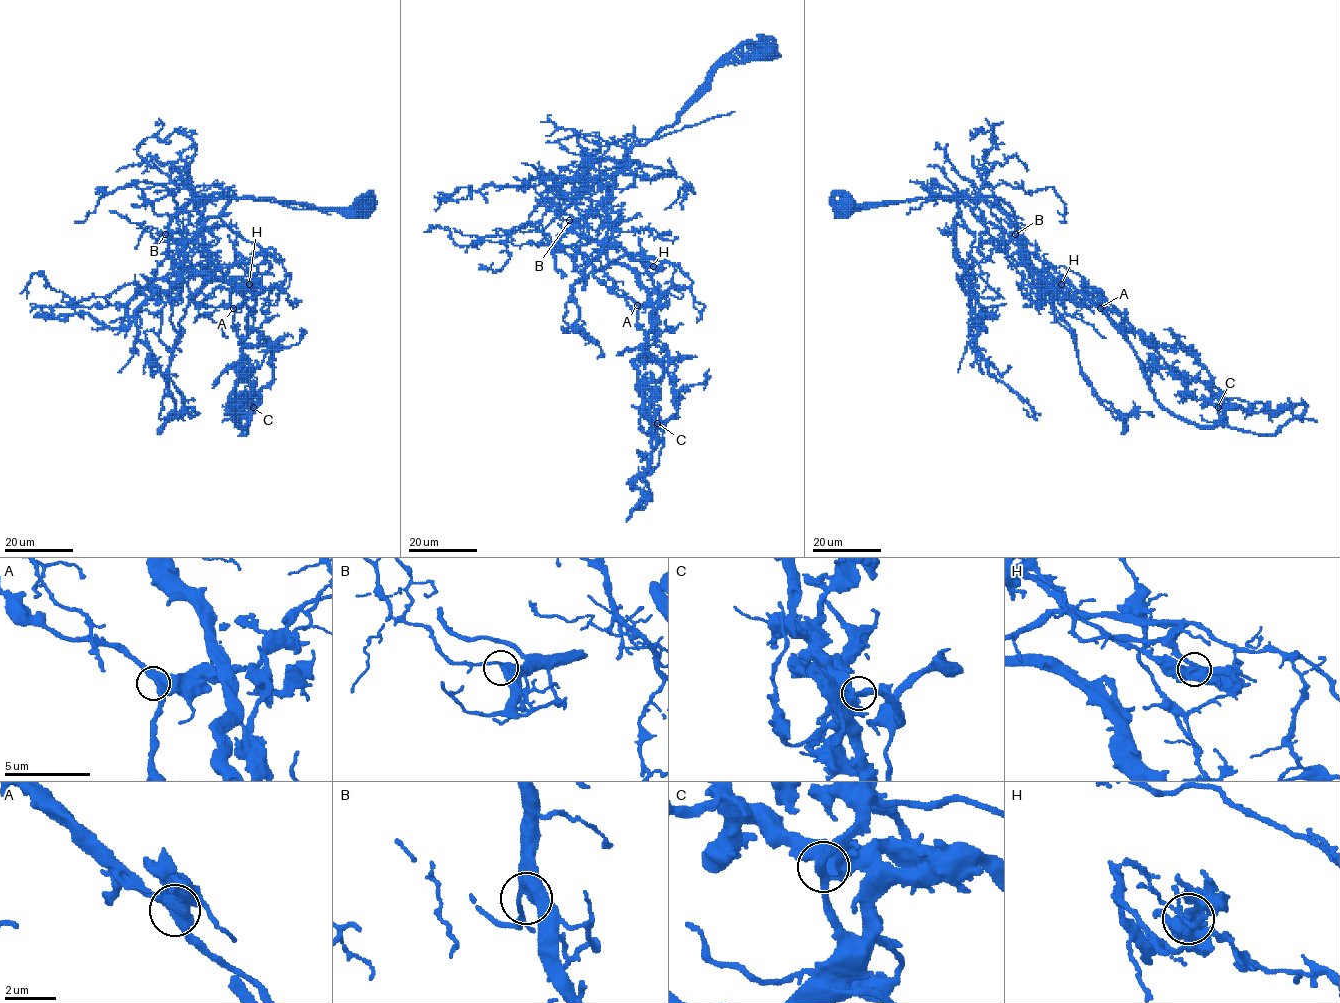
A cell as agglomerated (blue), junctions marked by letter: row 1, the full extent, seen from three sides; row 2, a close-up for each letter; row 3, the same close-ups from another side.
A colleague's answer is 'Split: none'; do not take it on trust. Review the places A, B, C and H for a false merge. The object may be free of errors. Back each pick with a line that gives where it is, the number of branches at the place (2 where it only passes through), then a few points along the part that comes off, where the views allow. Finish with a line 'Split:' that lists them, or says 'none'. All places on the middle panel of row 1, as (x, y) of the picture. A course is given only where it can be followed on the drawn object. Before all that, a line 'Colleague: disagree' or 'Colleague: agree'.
Colleague: disagree
H: Place: (653, 266). Branches: 3. Course of the part to remove: (652, 265), (604, 240), (603, 203), (628, 160), (539, 175), (575, 206), (586, 239), (580, 229)
Split: H

